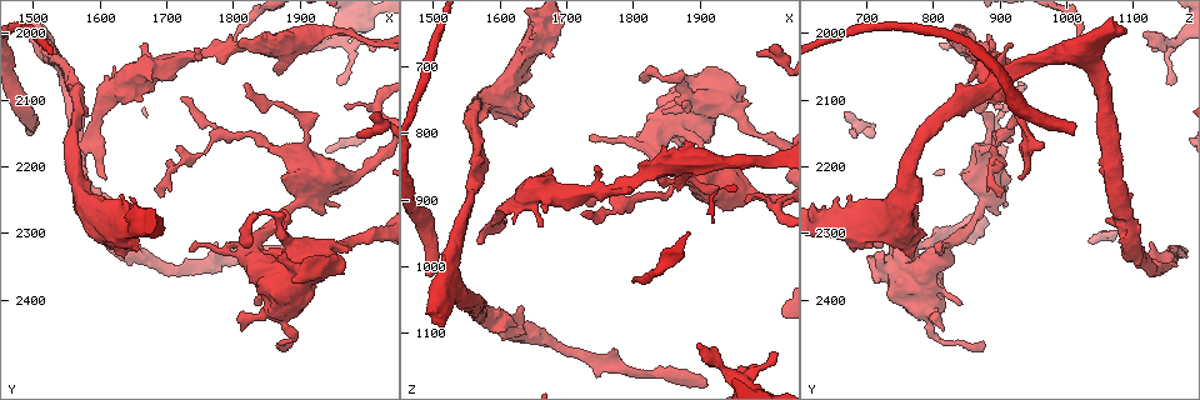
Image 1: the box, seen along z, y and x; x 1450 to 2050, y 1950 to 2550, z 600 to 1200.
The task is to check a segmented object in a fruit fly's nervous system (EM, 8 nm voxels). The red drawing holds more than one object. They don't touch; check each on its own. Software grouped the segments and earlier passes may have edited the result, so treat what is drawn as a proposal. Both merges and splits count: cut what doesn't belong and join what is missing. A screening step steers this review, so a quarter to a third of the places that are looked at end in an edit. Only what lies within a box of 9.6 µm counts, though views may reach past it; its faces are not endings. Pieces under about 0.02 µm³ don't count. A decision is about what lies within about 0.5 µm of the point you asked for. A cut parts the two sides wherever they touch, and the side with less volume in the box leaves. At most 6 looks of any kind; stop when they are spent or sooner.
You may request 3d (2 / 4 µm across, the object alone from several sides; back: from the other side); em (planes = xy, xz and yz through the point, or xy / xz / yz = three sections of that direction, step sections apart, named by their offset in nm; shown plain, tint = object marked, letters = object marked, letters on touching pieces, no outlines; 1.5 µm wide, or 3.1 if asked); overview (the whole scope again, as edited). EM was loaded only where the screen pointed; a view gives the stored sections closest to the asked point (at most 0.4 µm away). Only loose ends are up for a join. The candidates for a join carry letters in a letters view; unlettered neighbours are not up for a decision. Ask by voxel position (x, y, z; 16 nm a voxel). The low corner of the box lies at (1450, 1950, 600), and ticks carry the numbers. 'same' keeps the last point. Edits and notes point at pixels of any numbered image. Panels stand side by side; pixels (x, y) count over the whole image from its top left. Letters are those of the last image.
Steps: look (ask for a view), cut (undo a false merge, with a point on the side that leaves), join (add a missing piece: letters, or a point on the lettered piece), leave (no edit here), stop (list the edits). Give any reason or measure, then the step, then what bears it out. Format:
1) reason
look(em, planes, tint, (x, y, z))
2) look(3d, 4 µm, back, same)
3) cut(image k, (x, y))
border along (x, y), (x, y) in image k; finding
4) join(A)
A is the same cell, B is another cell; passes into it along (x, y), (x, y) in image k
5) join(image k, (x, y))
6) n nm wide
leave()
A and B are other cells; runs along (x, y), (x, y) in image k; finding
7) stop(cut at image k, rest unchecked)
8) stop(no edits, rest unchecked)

stops while still wide
look(em, planes, letters, (1520, 1990, 1090))

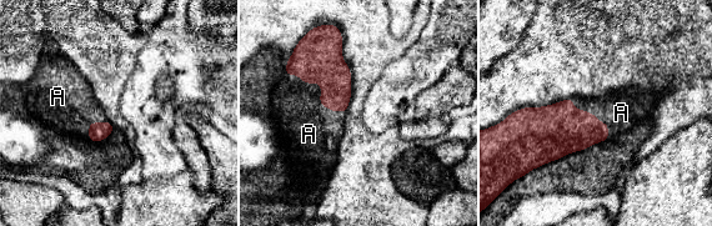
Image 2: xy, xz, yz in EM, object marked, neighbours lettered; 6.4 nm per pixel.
join(A)
A is the same cell; passes into it along (317, 58), (321, 91), (302, 125) in image 2; the cell continues

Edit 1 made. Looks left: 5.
look(overview)

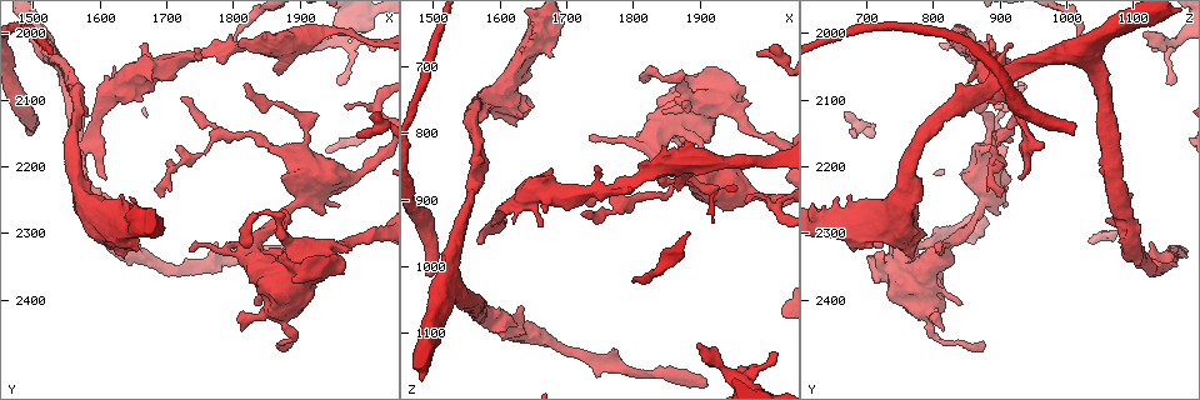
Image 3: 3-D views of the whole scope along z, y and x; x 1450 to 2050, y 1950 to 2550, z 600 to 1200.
free end
look(em, xz, step 8, tint, (1570, 2165, 960))

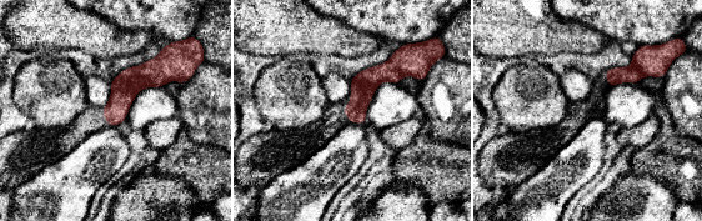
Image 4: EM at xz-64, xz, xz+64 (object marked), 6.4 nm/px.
another direction
look(em, planes, letters, same)

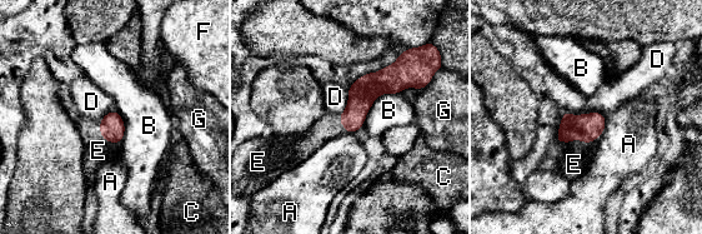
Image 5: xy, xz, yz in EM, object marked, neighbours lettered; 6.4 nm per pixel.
join(E)
E is the same cell, A, B, C, D, F and G are other cells; passes into it along (586, 127), (582, 142), (573, 164) in image 5; it goes on there

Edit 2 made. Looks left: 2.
stop(join at image 2, join at image 5, rest unchecked)

